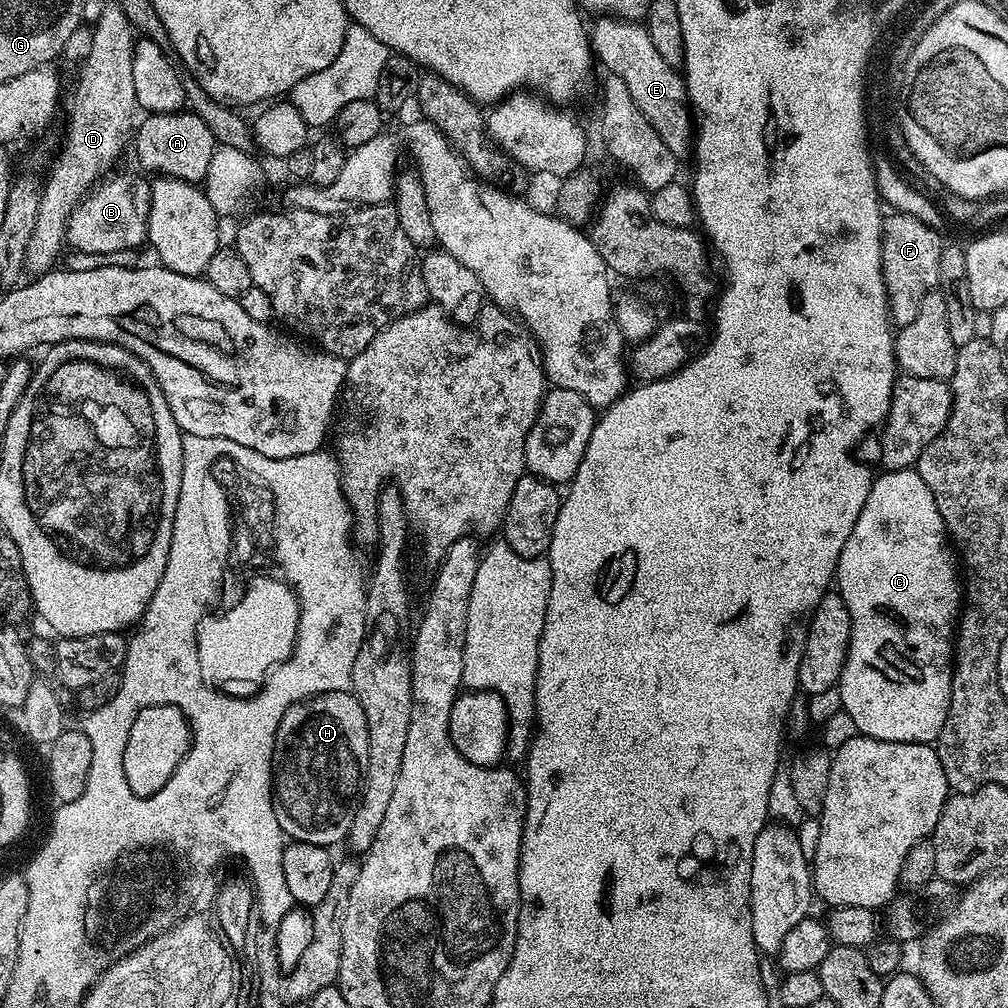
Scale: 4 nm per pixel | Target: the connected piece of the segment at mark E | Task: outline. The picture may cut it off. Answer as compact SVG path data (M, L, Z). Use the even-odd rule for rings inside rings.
M597 15L596 20L590 24L590 43L597 61L605 64L607 71L622 78L626 84L626 89L630 92L634 103L641 110L642 114L654 130L658 132L662 141L678 158L684 158L684 155L691 153L694 148L694 116L690 111L688 103L688 89L686 81L679 71L671 68L668 63L662 59L662 54L658 54L654 42L650 42L650 34L643 23L637 22L632 18L617 18L615 16Z

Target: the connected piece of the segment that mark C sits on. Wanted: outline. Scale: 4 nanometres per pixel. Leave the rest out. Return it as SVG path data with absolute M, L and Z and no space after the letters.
M903 468L897 472L881 471L873 479L870 494L866 494L866 506L862 506L862 514L858 514L858 522L854 522L854 530L850 530L850 538L846 538L846 546L842 546L834 584L841 598L846 602L846 610L850 610L850 622L852 623L848 657L844 663L838 685L844 703L843 715L845 717L848 715L852 719L852 724L856 727L853 729L862 736L878 738L886 742L932 744L942 734L942 726L946 722L946 714L950 710L954 633L962 611L962 576L958 571L958 560L954 555L950 537L944 530L942 514L938 514L938 502L934 502L934 494L930 494L930 486L926 486L926 482L922 482L920 475L912 468Z

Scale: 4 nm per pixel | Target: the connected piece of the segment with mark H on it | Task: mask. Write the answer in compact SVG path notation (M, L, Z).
M351 691L311 696L301 704L291 704L286 714L282 714L282 722L276 731L272 805L278 814L278 826L282 826L289 841L301 840L325 846L333 846L339 840L340 843L347 841L350 822L354 822L364 789L367 749L366 714L362 714L362 706Z

